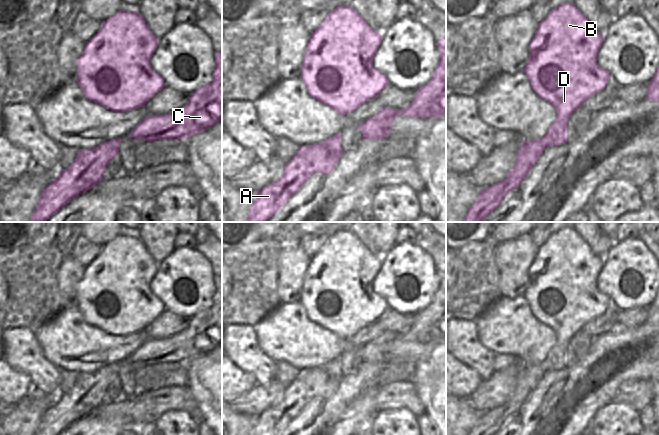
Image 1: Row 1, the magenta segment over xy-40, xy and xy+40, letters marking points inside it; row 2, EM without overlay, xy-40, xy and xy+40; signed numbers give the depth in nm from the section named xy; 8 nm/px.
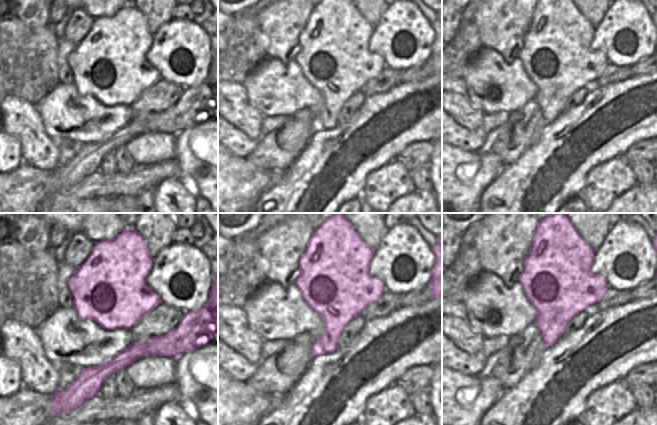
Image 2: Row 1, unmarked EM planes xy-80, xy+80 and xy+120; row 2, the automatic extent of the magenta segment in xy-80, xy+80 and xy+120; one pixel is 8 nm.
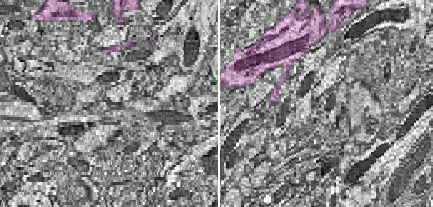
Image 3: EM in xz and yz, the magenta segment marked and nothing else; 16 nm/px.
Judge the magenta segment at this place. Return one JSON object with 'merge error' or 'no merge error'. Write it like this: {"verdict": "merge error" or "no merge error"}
{"verdict": "merge error"}

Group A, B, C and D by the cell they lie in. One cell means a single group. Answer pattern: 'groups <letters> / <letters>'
groups A C / B D

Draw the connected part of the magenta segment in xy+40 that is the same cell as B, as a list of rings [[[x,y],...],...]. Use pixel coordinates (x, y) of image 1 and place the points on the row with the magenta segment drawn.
[[[564,3],[552,9],[538,24],[535,36],[529,44],[529,60],[523,71],[533,91],[555,108],[557,118],[553,121],[544,137],[524,141],[524,143],[542,143],[545,147],[567,143],[567,122],[571,114],[592,95],[602,91],[611,77],[608,71],[597,64],[597,54],[603,44],[604,36],[605,33],[600,33],[591,26],[587,17],[574,3]]]

